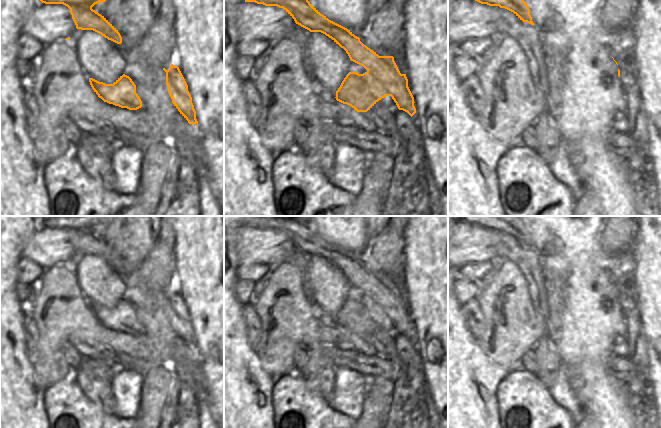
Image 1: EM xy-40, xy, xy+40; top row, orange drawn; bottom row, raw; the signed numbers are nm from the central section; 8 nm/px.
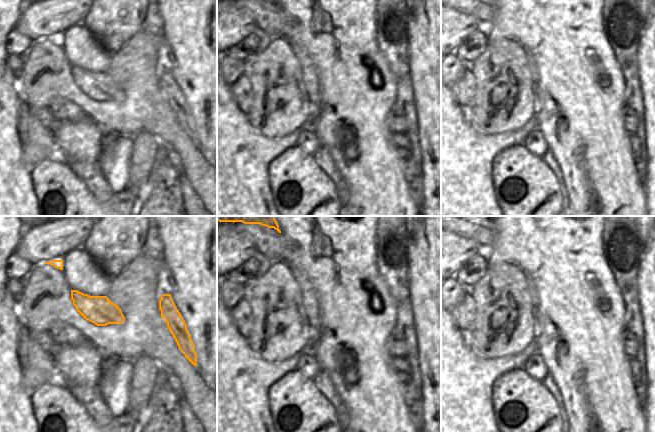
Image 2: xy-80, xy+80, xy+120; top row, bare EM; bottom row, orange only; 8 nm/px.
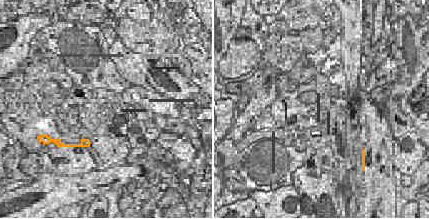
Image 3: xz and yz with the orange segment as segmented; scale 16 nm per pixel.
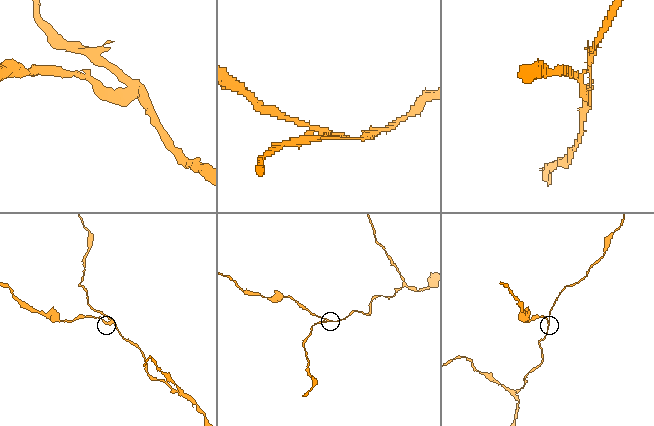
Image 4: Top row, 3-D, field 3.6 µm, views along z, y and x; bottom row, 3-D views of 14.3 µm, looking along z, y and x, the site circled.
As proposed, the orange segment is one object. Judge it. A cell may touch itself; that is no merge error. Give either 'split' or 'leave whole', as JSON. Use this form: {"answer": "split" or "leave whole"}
{"answer": "split"}

